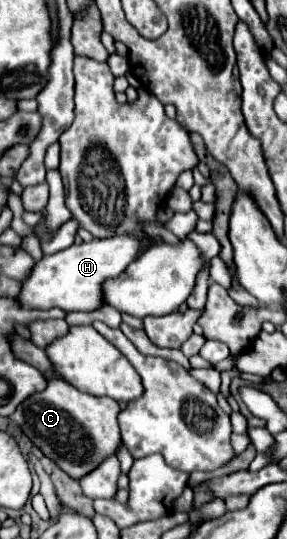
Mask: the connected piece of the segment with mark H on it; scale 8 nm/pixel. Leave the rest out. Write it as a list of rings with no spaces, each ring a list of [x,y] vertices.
[[[132,234],[112,236],[104,240],[84,242],[80,246],[70,246],[58,254],[44,256],[32,270],[32,276],[24,282],[18,300],[30,308],[62,308],[66,312],[92,312],[104,306],[102,284],[110,278],[120,276],[142,252],[146,242]]]

